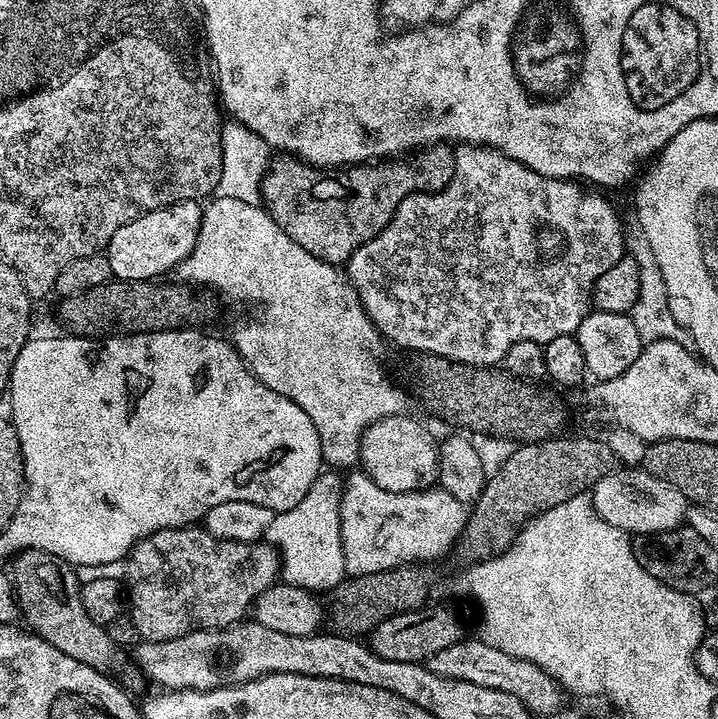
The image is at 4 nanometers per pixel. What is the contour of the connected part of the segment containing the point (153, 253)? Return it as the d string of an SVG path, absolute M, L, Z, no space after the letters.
M183 200L177 204L167 204L165 208L155 208L152 212L141 211L134 222L126 222L110 238L106 255L110 262L110 270L117 280L152 280L160 278L163 272L179 269L180 263L194 250L194 242L198 242L198 230L202 226L203 207L195 200Z

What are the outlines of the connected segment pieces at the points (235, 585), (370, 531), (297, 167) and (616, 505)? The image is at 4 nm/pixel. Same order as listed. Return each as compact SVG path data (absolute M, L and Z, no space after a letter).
M202 526L167 528L150 534L132 547L130 563L133 573L140 572L132 588L130 584L130 615L144 642L166 642L199 628L230 628L241 623L253 611L258 594L277 583L281 575L280 554L271 543L230 542L214 538Z
M356 470L344 481L341 500L341 540L345 552L345 566L353 576L365 576L382 570L400 568L404 564L420 564L436 560L453 551L460 539L469 509L454 494L439 486L404 493L390 493L376 485L363 470Z
M447 143L417 151L411 158L405 159L408 161L404 165L396 164L400 162L372 162L367 166L353 164L329 170L315 168L312 164L306 164L290 155L280 159L284 160L273 159L269 163L268 170L264 173L264 181L260 183L263 207L269 216L275 218L277 226L286 234L290 234L290 238L294 238L298 246L302 246L302 250L310 250L310 254L320 260L337 266L347 262L354 250L358 250L358 246L370 242L370 238L386 230L402 198L415 192L441 192L452 181L456 169L455 151Z
M617 467L606 474L590 490L592 505L596 513L610 526L618 526L623 532L644 536L648 532L661 532L679 528L685 523L690 502L670 482L654 478L643 467Z

